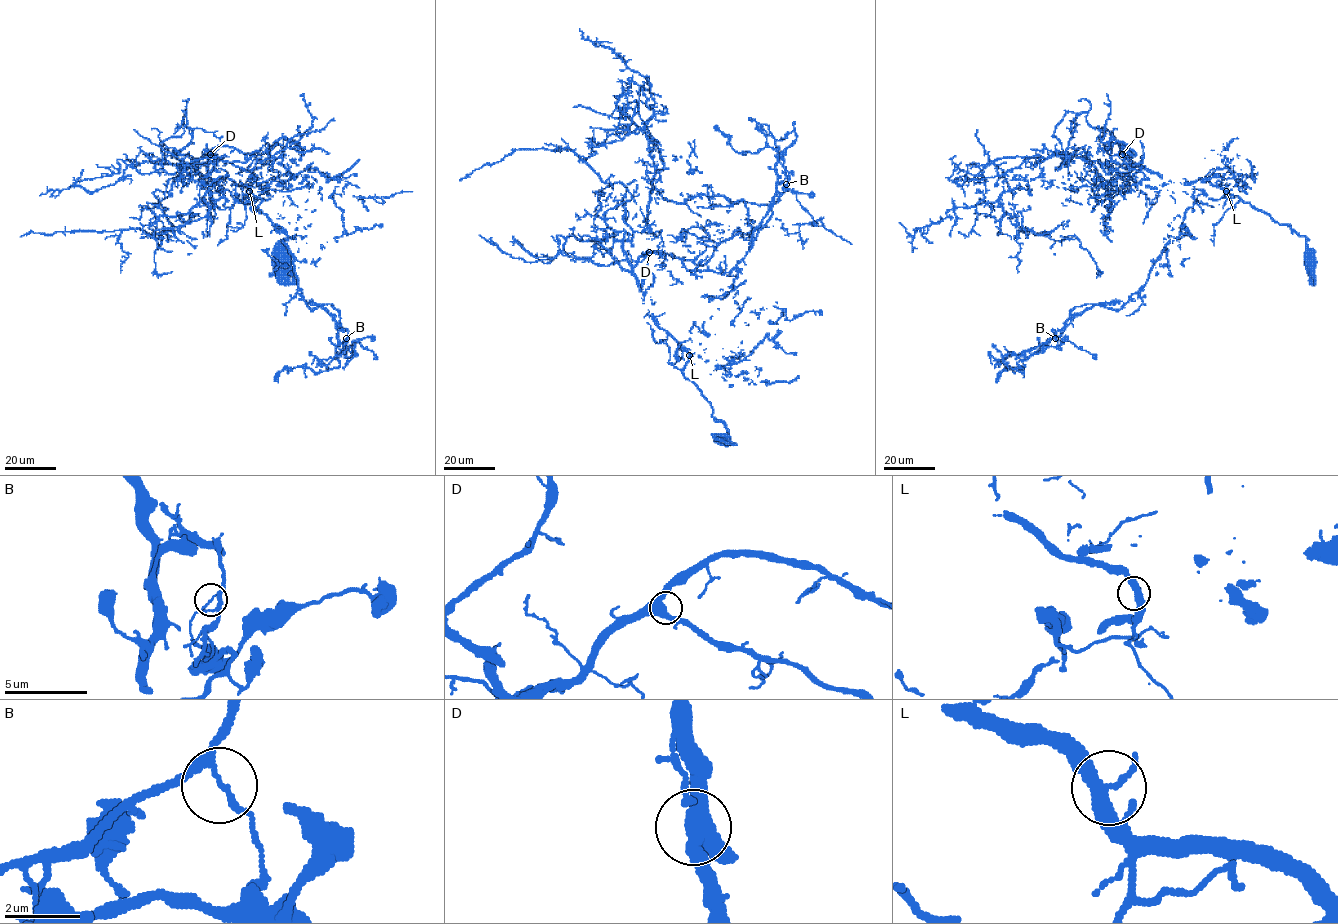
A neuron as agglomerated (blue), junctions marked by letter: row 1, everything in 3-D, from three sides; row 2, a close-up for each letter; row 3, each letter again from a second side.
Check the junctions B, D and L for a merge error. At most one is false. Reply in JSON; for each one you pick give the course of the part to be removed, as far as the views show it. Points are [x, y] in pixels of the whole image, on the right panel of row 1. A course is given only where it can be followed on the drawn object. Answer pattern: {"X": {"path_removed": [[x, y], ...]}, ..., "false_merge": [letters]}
{"B": {"path_removed": [[1055, 338], [1076, 307], [1119, 310], [1148, 279], [1169, 239], [1234, 172], [1255, 178], [1246, 159]]}, "false_merge": ["B"]}

